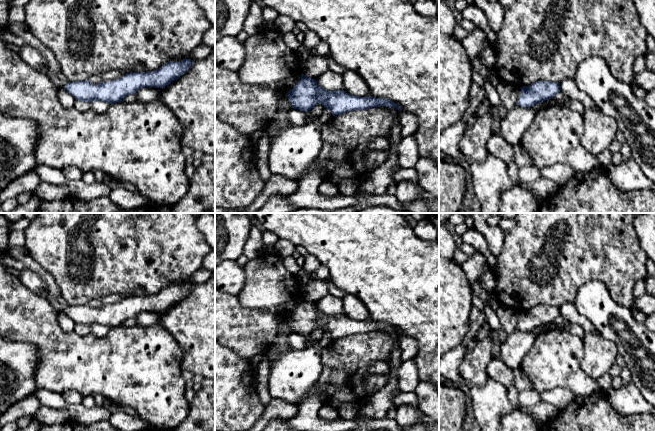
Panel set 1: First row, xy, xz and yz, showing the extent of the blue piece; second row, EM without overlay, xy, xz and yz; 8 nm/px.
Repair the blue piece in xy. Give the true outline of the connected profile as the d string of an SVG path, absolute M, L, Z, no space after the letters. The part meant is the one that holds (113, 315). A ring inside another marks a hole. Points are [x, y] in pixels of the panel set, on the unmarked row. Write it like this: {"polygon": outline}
{"polygon": "M195 284L169 285L159 293L148 296L126 297L112 305L93 308L89 304L68 306L63 312L76 324L101 324L108 328L122 323L143 311L162 312L183 299Z"}

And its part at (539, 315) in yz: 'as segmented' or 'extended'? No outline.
as segmented

